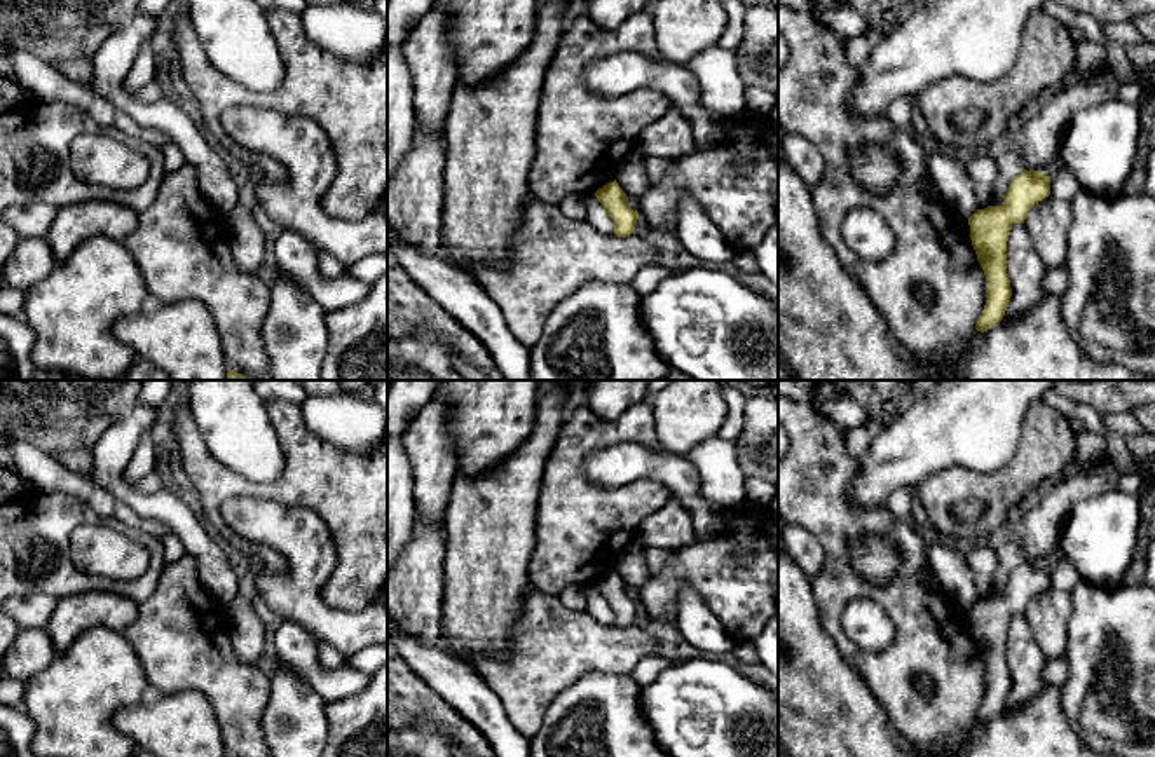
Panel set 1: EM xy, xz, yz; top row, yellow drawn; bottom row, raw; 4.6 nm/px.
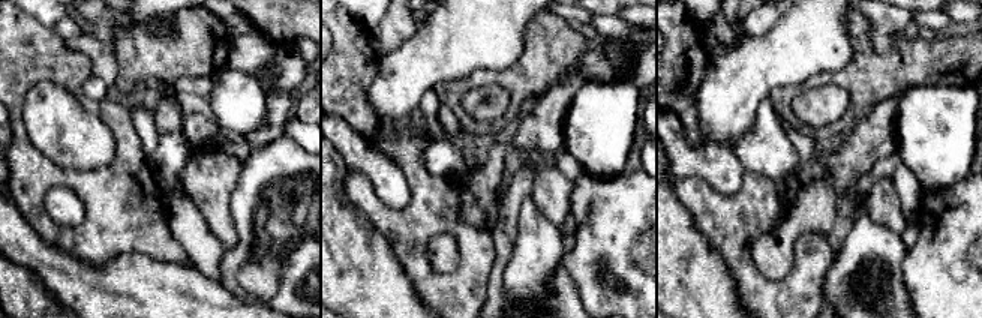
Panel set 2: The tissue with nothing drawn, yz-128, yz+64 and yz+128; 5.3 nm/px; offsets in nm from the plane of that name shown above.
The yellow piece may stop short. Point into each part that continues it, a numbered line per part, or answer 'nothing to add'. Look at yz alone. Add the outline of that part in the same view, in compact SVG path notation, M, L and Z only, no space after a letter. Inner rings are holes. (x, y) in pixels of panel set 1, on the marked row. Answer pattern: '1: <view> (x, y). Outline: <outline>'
nothing to add

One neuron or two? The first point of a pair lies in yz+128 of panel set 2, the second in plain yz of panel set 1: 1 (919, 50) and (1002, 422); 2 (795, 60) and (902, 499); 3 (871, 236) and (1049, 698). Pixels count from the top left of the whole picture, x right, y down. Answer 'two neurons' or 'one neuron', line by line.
1: two neurons
2: two neurons
3: two neurons

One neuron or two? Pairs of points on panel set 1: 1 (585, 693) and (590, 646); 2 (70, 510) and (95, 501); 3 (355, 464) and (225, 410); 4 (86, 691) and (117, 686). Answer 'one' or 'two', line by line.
1: two
2: two
3: two
4: one

